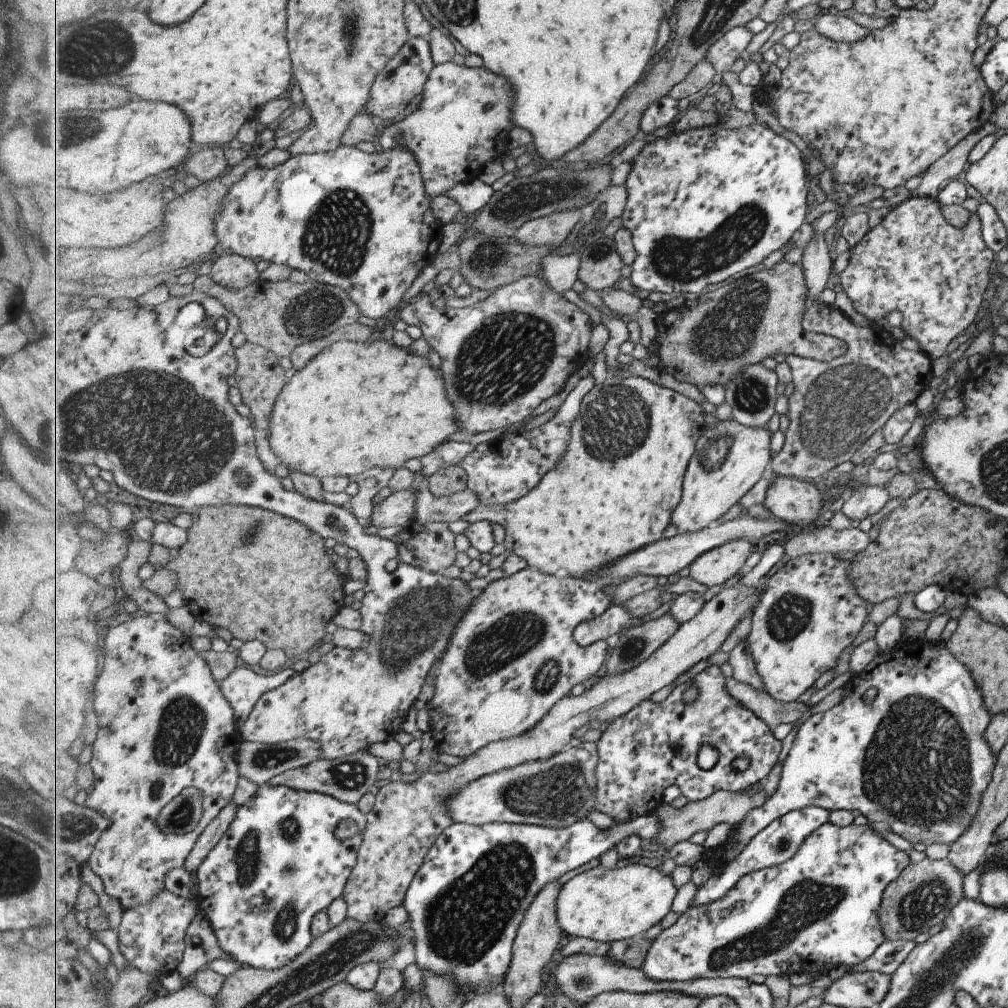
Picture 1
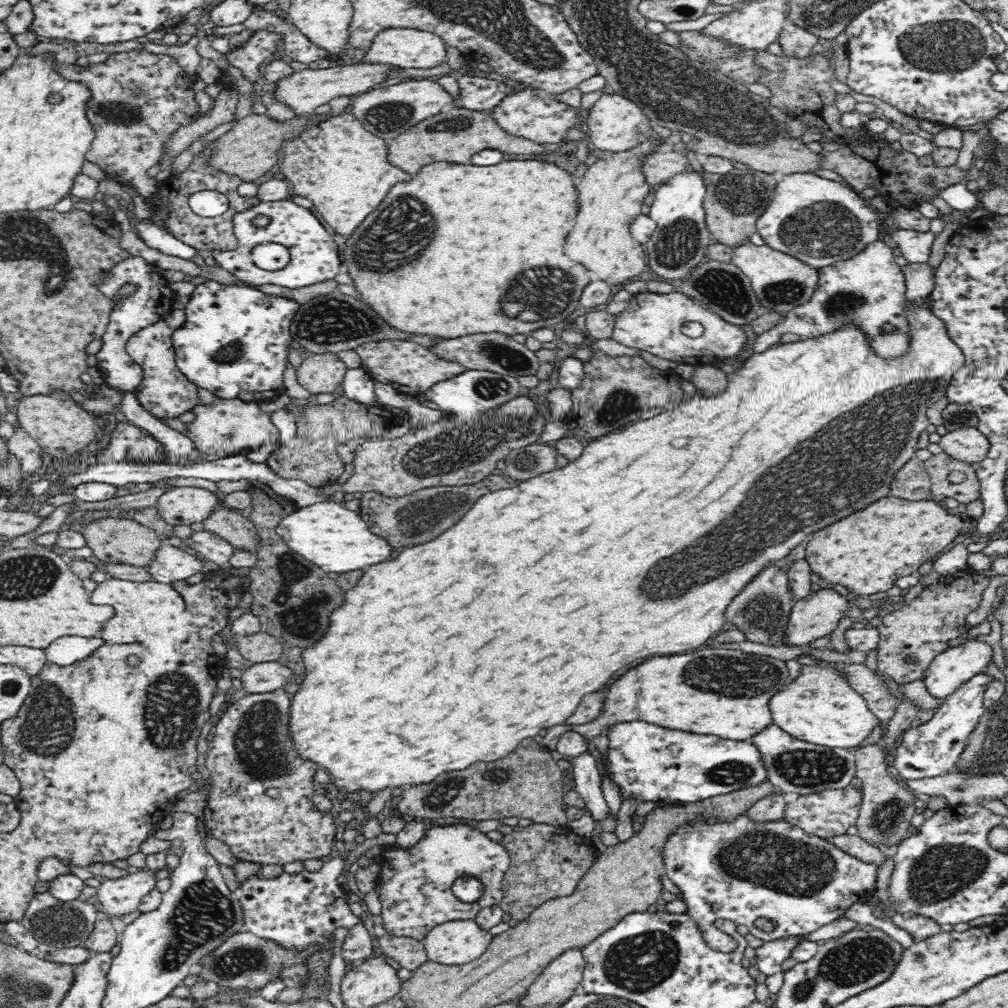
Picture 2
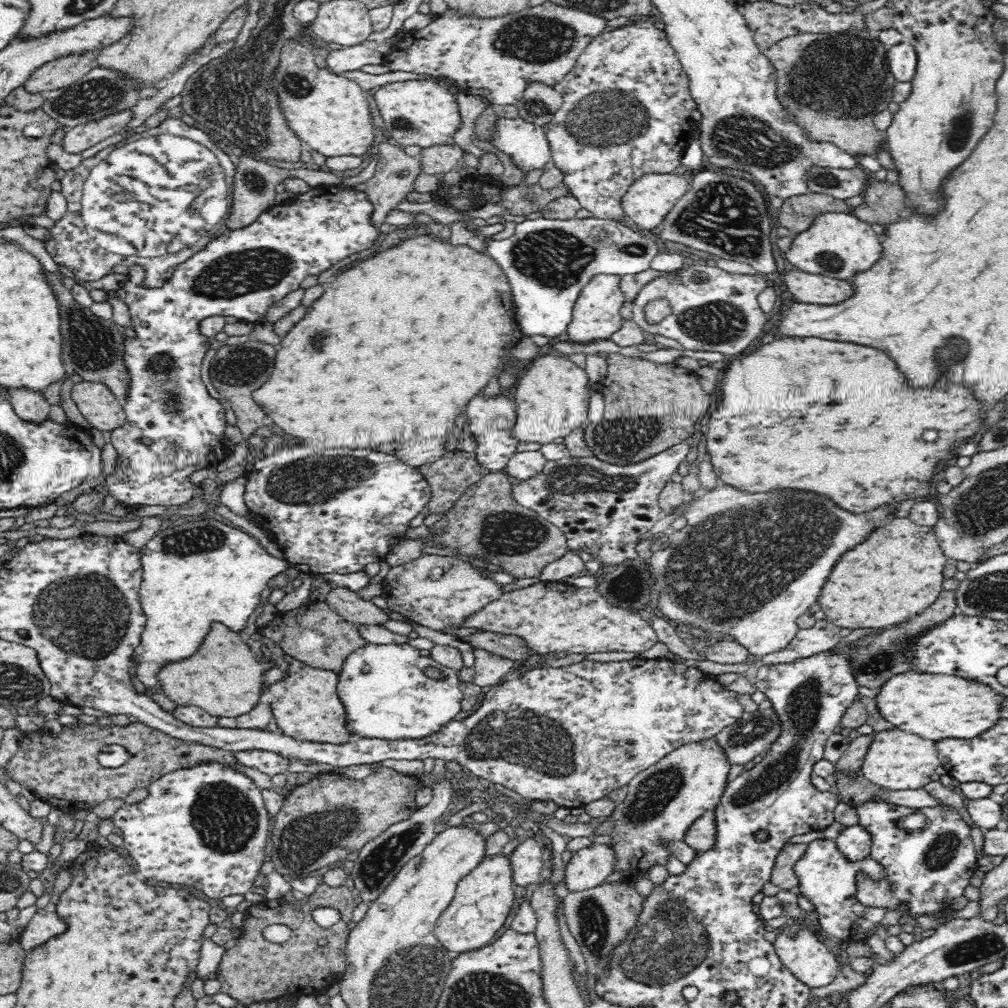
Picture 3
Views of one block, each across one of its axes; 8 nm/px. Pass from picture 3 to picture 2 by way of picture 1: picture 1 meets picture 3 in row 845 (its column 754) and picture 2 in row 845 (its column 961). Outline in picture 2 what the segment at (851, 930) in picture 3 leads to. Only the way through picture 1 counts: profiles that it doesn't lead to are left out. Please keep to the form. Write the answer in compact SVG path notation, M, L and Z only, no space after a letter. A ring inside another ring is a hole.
M743 814L734 823L704 823L687 825L677 831L665 845L664 866L666 875L683 894L687 905L687 913L700 925L704 937L713 950L732 952L736 950L736 942L725 932L713 927L718 918L731 920L736 925L744 924L756 938L776 941L814 932L834 920L838 920L844 912L862 900L862 894L876 889L878 863L858 860L842 850L834 847L826 839L808 836L786 821L752 823ZM769 918L770 930L758 928L756 920Z

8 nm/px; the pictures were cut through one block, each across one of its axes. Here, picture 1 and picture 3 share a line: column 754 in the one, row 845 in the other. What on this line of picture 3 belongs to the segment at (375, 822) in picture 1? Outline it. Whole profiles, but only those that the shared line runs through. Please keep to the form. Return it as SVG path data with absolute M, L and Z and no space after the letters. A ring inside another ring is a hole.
M590 844L574 852L565 870L566 888L572 893L604 884L610 874L617 872L616 862L615 849L606 844Z

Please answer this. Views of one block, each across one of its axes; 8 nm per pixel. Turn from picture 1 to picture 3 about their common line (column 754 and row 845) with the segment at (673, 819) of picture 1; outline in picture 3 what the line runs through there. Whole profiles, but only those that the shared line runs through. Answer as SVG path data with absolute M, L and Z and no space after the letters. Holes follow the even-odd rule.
M788 844L776 859L771 882L782 891L797 891L799 887L796 862L809 850L809 844Z

